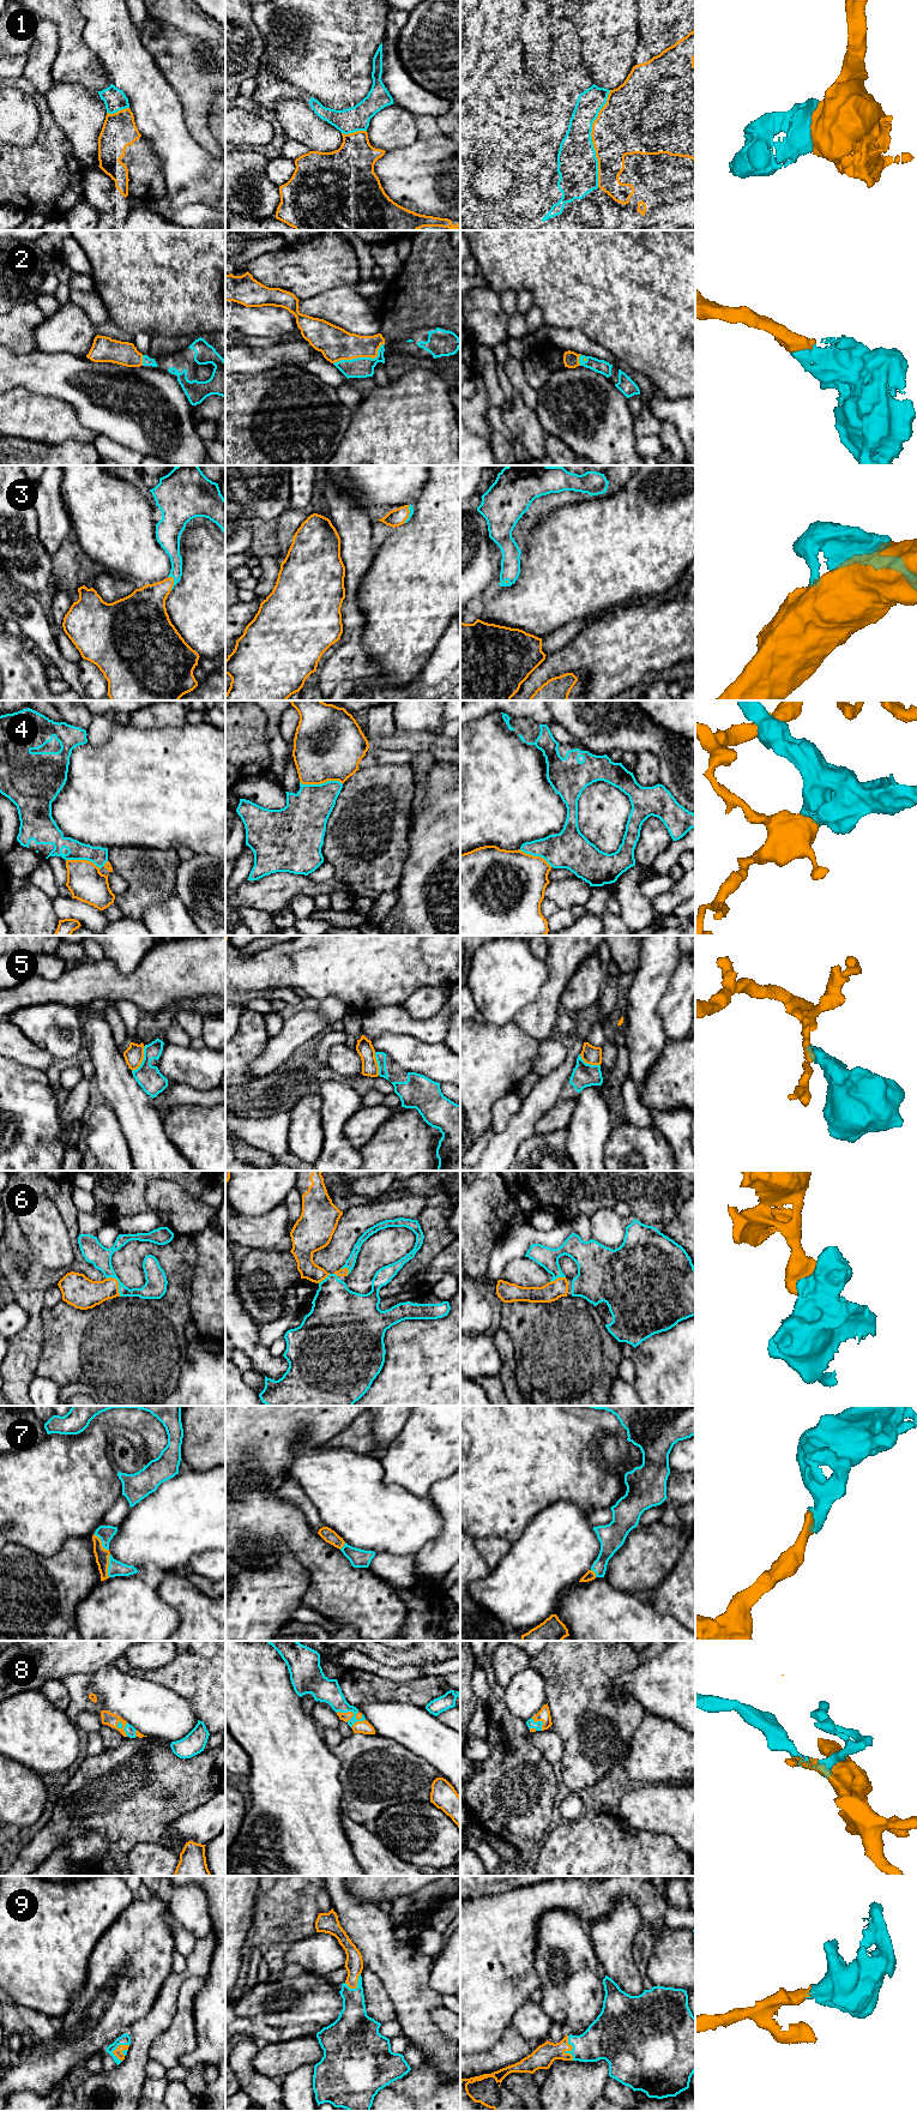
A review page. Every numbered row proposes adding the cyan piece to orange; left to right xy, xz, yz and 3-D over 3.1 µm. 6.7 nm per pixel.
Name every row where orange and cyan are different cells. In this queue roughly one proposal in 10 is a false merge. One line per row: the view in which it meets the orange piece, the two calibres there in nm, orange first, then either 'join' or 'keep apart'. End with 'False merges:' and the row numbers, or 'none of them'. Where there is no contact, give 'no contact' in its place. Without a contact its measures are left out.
1: yz | 460/200 nm | join
2: xz | 220/140 nm | join
3: xy | 260/110 nm | join
4: xz | 460/300 nm | keep apart
5: xy | 130/160 nm | keep apart
6: xy | 220/140 nm | join
7: xy | 100/100 nm | join
8: xz | 60/160 nm | join
9: yz | 150/300 nm | join
False merges: 4, 5

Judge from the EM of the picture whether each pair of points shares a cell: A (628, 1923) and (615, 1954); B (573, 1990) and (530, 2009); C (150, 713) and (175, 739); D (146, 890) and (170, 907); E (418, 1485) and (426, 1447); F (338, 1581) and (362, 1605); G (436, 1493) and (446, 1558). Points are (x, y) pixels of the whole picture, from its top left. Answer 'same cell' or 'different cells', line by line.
A: same cell
B: different cells
C: different cells
D: different cells
E: same cell
F: same cell
G: same cell

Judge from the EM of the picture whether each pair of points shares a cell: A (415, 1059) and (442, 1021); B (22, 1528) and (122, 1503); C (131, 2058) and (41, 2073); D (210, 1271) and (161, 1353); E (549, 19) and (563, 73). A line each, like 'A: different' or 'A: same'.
A: different
B: different
C: different
D: different
E: different

